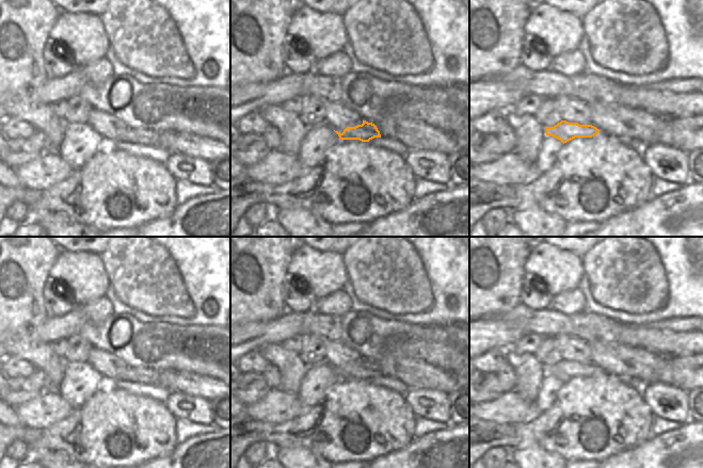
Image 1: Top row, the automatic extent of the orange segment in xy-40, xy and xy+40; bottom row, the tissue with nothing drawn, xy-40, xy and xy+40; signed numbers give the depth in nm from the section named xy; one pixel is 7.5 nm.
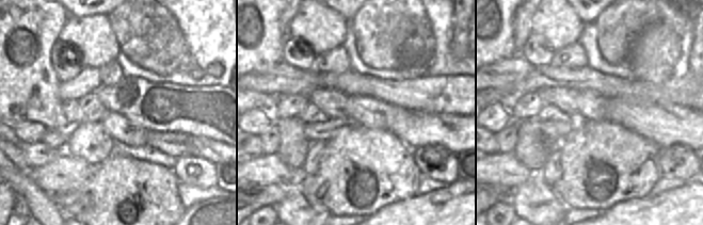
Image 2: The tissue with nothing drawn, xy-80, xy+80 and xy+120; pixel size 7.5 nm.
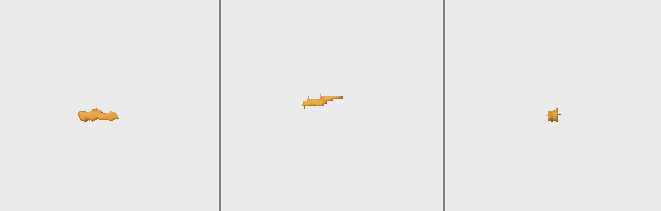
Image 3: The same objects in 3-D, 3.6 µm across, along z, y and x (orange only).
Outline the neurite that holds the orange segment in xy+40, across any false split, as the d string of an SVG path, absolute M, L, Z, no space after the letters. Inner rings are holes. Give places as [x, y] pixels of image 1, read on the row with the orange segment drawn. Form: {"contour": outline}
{"contour": "M561 120L554 127L545 127L546 135L552 135L560 140L563 144L575 138L592 138L600 130L592 125L579 125L577 123L569 123Z"}

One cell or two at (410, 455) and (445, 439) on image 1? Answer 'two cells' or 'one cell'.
one cell

